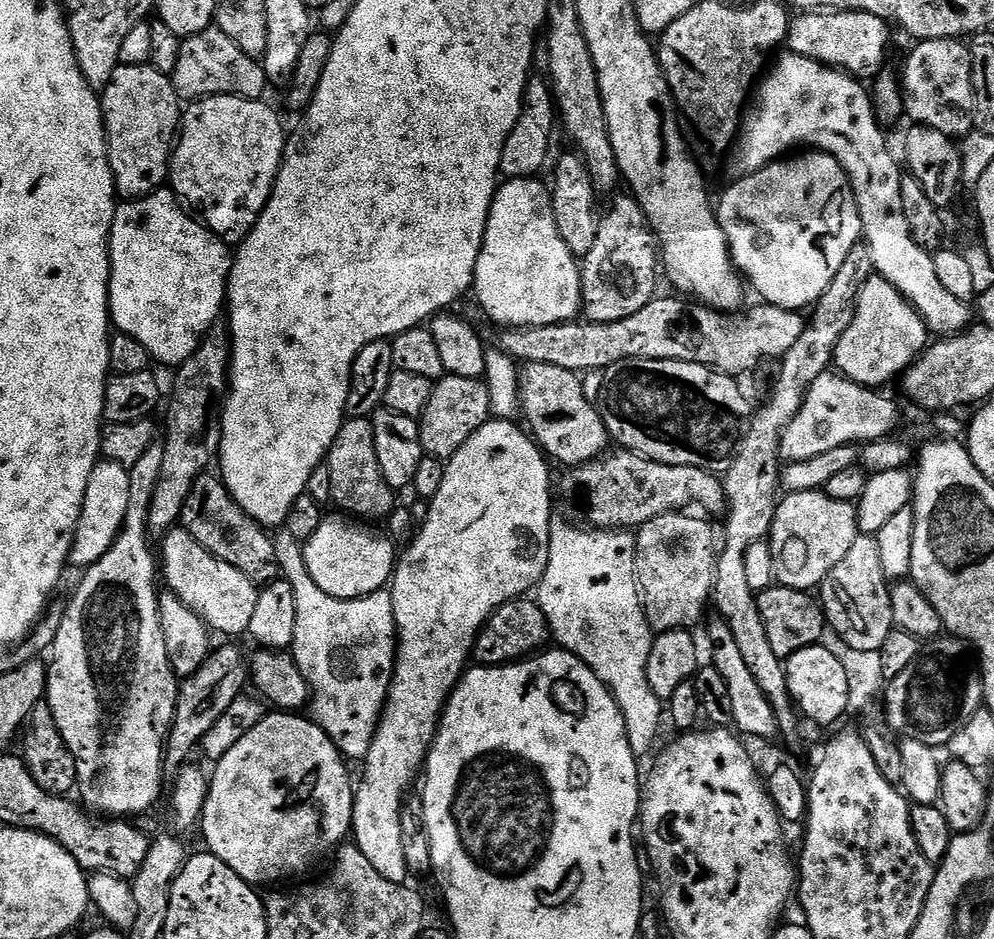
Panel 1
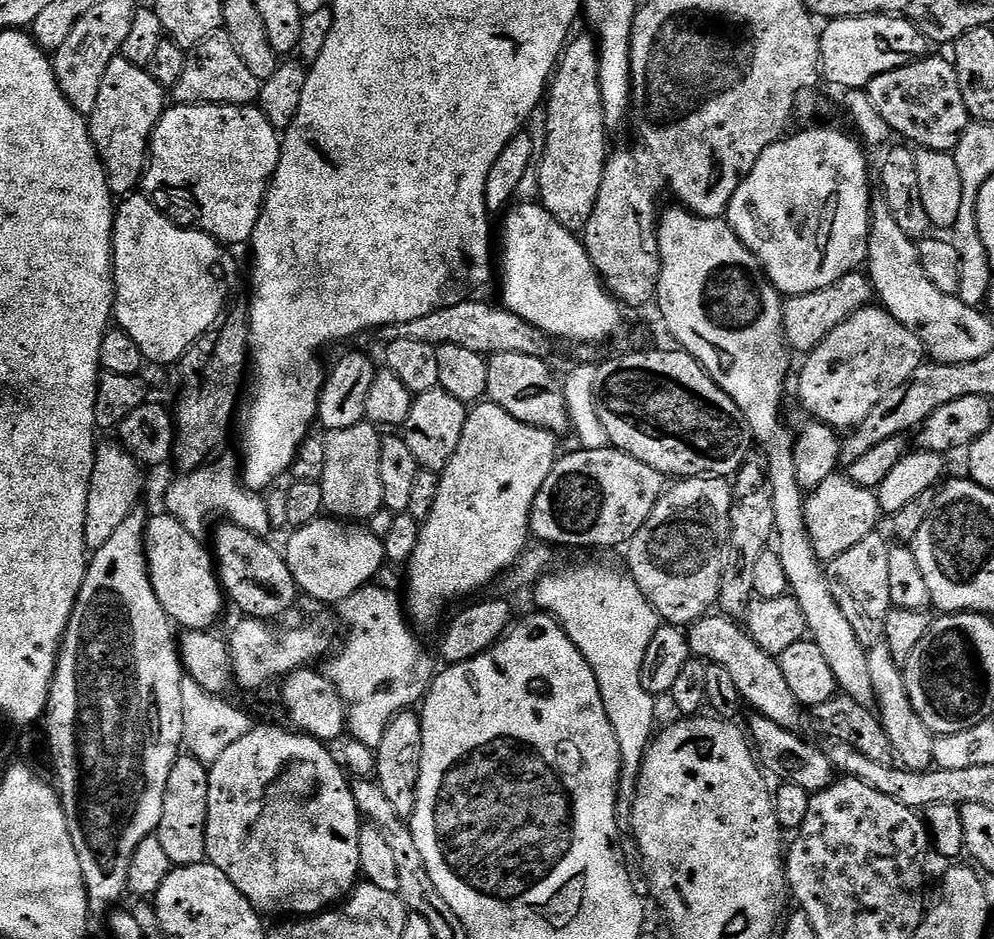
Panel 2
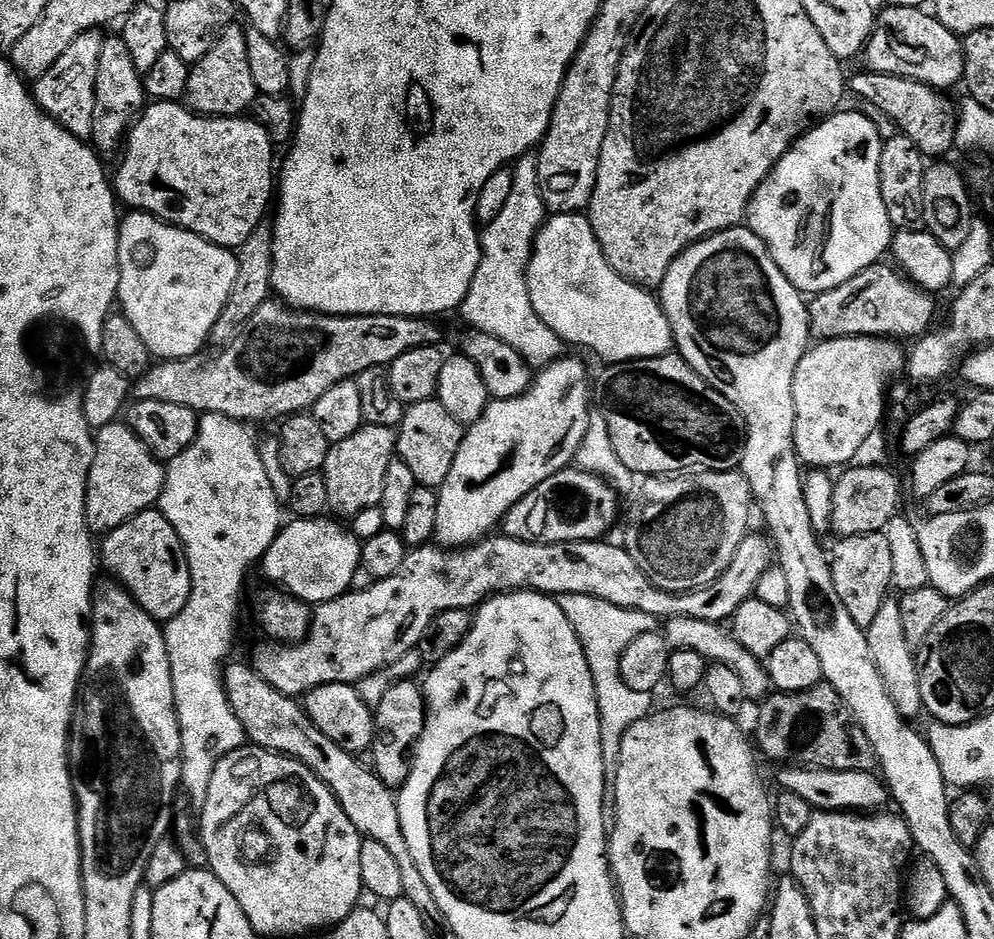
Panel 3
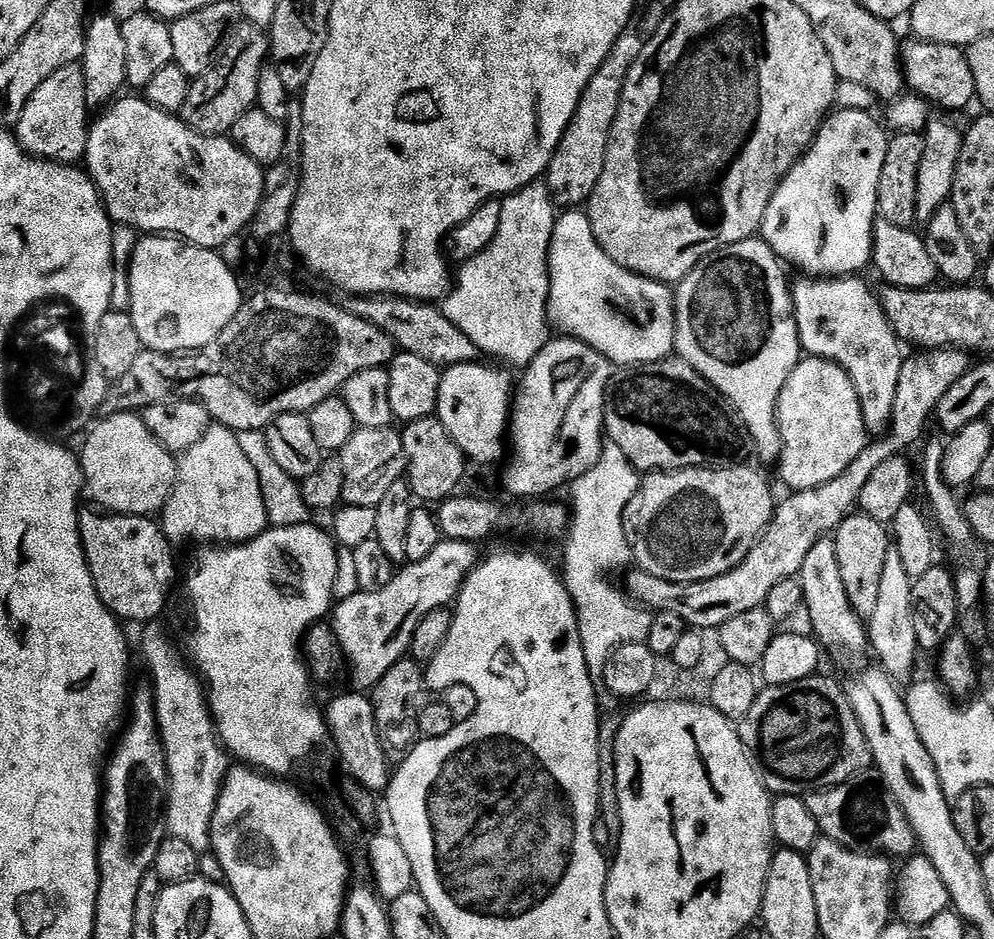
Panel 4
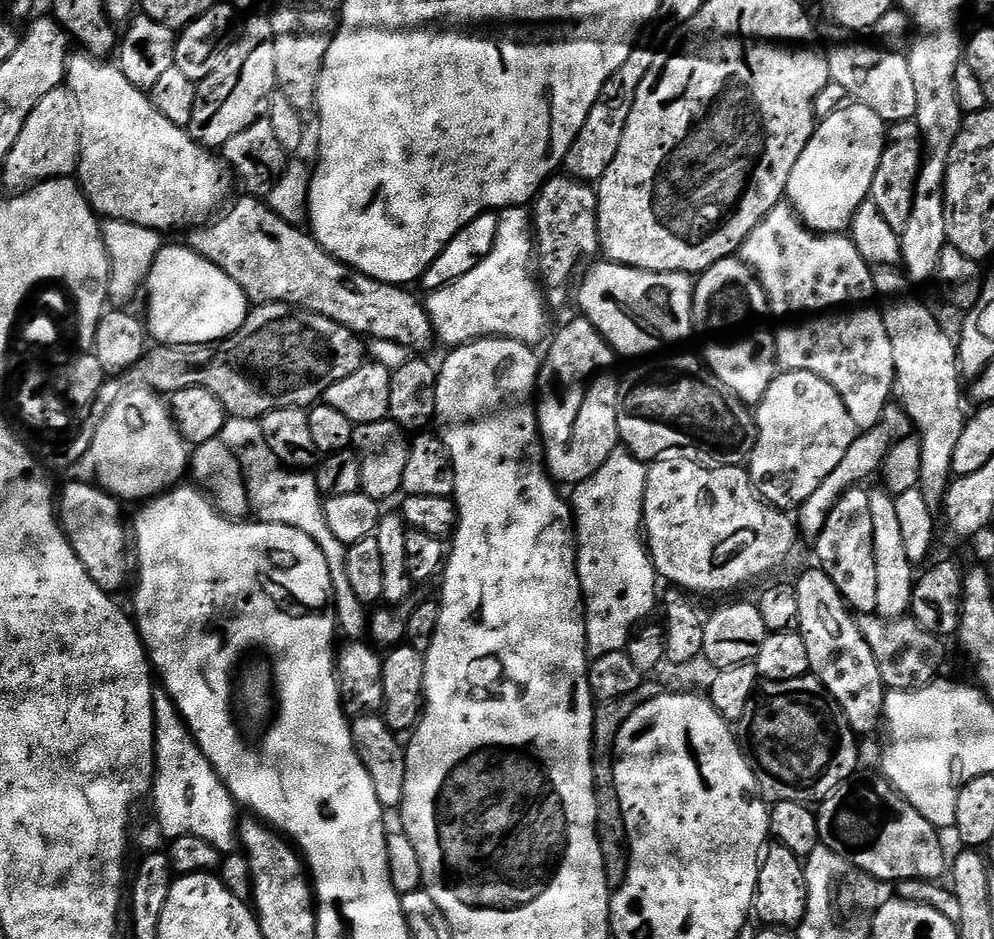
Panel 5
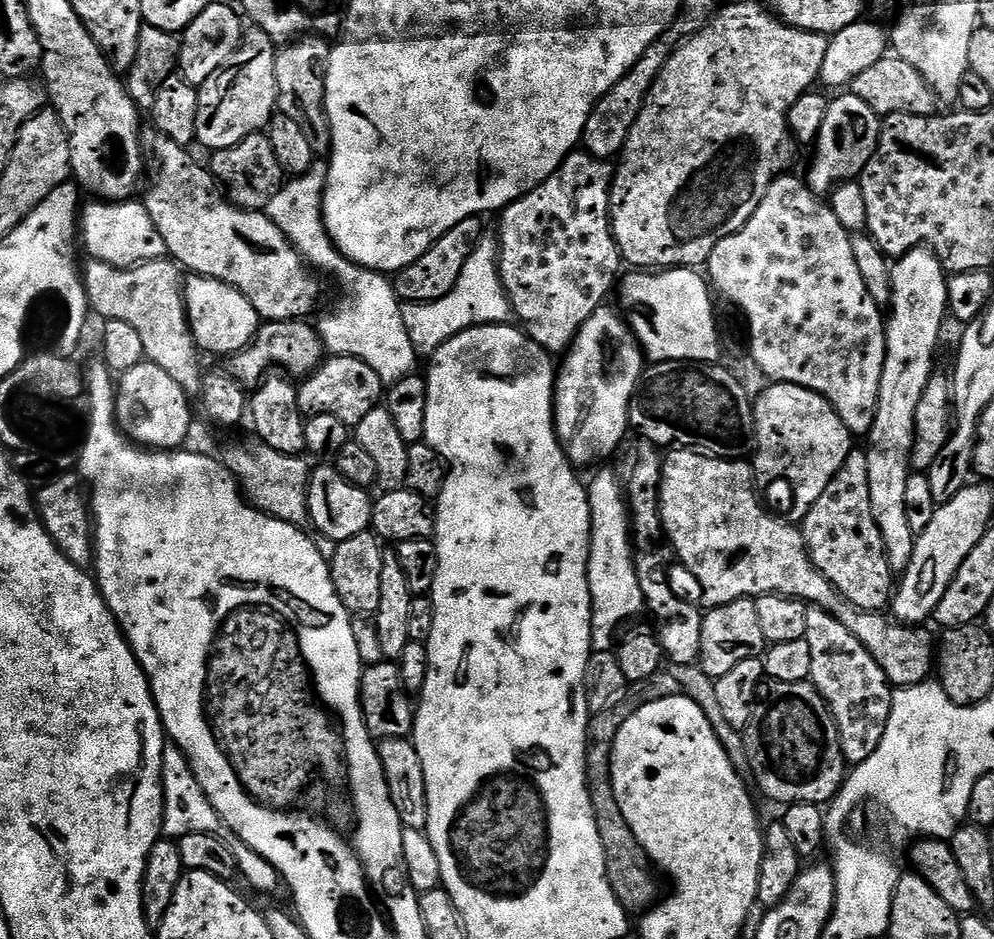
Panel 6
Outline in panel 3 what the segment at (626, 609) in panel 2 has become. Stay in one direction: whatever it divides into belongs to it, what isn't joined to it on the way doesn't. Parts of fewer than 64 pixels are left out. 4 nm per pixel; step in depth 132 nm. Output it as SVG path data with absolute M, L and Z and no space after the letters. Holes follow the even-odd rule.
M561 596L559 602L562 614L570 618L570 626L574 626L574 634L578 634L578 642L582 642L582 650L594 678L594 694L598 698L602 730L604 774L605 777L614 778L618 774L626 730L630 730L634 722L642 722L642 718L653 711L650 692L630 690L630 686L626 686L622 678L622 656L626 654L626 648L630 646L630 642L634 642L634 638L642 638L642 634L657 631L658 622L650 614L638 614L634 610L602 602L593 596Z

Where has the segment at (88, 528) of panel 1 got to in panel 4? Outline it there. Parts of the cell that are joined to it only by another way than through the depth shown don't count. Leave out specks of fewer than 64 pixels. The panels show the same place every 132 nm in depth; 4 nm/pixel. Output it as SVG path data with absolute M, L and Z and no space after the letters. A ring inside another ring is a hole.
M135 412L105 416L97 419L91 428L92 433L89 434L84 449L82 444L78 455L80 469L84 472L87 495L92 495L92 500L96 503L93 505L122 516L152 516L159 513L170 498L172 487L176 485L177 457L157 442L154 434L150 434L143 415Z

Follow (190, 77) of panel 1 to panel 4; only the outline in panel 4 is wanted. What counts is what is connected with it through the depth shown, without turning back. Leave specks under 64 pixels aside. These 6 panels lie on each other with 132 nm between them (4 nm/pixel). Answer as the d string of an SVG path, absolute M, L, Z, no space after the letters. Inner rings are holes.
M241 19L238 27L228 39L226 50L206 70L206 74L195 77L190 86L190 94L186 94L186 106L178 113L195 132L203 136L223 136L231 133L234 122L246 114L246 110L254 107L258 94L258 74L266 66L270 56L270 36L265 29L254 22Z

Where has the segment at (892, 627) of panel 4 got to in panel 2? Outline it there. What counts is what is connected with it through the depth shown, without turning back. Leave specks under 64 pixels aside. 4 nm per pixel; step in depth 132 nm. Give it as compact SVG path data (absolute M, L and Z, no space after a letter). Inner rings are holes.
M883 642L868 649L868 669L874 708L880 717L880 724L886 730L886 738L890 738L893 757L901 768L909 768L911 772L928 771L934 764L933 734L926 730L926 722L918 718L914 706L910 706L910 696L906 694L906 682L901 665L894 662L890 650Z

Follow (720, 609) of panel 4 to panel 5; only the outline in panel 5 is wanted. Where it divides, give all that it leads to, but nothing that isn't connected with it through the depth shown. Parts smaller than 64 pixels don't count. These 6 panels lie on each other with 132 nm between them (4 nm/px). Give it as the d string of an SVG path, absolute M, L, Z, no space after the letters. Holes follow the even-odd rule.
M899 402L888 403L886 410L882 410L882 418L878 422L878 426L857 435L850 450L846 450L842 462L838 462L838 466L834 466L834 470L830 470L830 474L826 474L822 486L818 486L818 490L814 490L814 494L810 494L810 498L806 498L806 502L800 505L798 509L798 515L800 515L800 520L798 516L799 535L801 537L809 536L809 538L820 536L822 526L826 526L826 518L830 518L830 510L834 510L838 498L842 498L842 494L846 494L846 490L868 482L864 480L870 479L875 472L877 475L883 469L884 459L890 454L893 446L913 435L913 432L914 425L906 414L906 410Z

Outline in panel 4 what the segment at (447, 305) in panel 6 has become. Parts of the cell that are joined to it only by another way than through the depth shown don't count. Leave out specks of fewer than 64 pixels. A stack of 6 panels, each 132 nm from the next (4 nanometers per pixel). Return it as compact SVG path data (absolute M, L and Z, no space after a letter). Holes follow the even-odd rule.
M537 182L535 184L527 184L525 188L518 188L515 192L508 193L502 200L502 219L498 225L498 234L494 234L494 242L490 242L490 246L486 246L486 250L482 250L482 254L463 261L463 263L459 265L460 277L458 277L457 280L455 277L450 291L442 300L442 307L446 318L450 318L450 322L454 322L454 326L458 326L458 330L462 330L462 334L466 334L466 338L470 338L470 342L474 342L485 357L493 356L493 358L496 359L493 361L503 362L505 365L513 364L517 370L523 370L527 368L530 362L534 362L534 358L538 358L538 354L547 346L550 339L550 321L548 319L550 274L548 273L548 255L550 254L550 246L552 245L552 235L554 234L557 215L558 205L556 201L552 199L547 183Z

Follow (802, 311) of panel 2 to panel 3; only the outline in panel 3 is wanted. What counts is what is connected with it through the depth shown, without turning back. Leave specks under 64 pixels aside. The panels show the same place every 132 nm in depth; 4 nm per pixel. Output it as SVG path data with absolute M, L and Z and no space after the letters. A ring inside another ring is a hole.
M891 263L873 264L854 274L850 282L842 282L842 286L834 286L834 290L818 292L811 297L808 304L810 332L817 341L879 336L897 342L912 342L933 327L936 304L932 300L935 300L933 293L917 288Z

